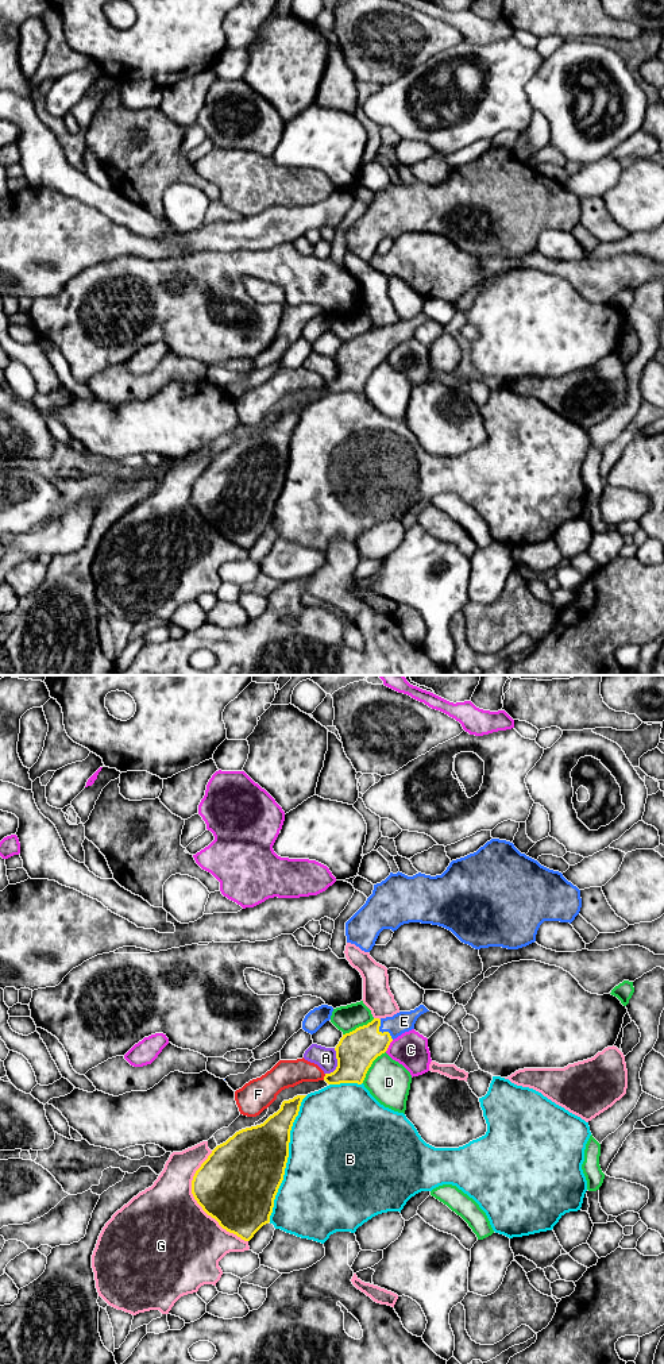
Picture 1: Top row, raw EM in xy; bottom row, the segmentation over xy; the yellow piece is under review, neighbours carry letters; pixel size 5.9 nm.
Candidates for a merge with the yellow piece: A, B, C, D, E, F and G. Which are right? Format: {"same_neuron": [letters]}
{"same_neuron": ["E"]}

